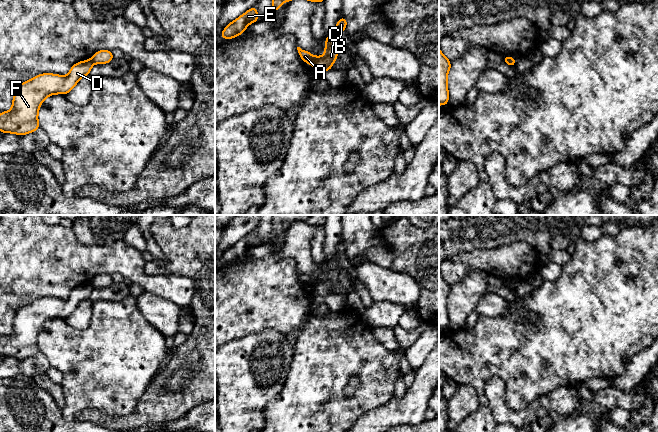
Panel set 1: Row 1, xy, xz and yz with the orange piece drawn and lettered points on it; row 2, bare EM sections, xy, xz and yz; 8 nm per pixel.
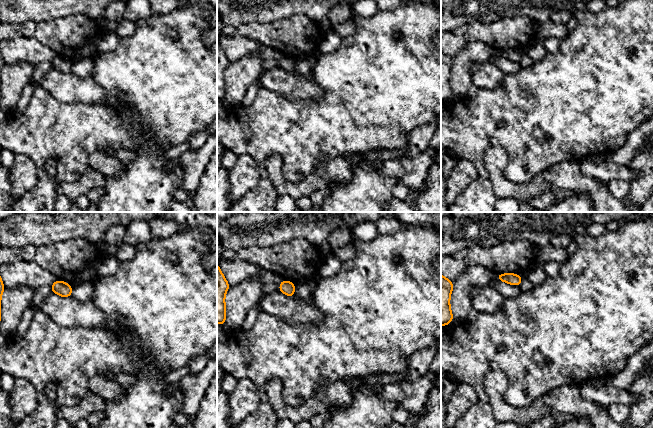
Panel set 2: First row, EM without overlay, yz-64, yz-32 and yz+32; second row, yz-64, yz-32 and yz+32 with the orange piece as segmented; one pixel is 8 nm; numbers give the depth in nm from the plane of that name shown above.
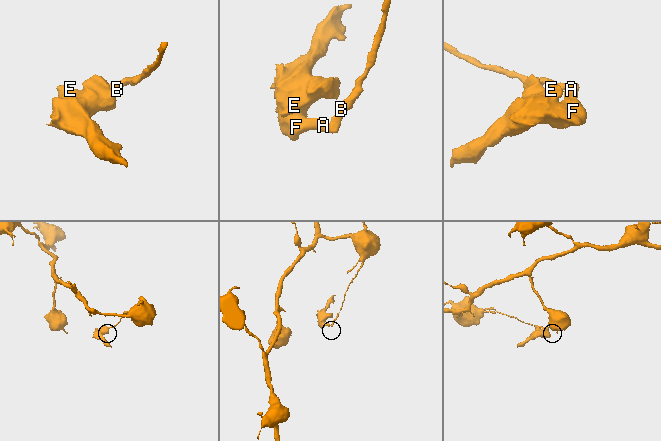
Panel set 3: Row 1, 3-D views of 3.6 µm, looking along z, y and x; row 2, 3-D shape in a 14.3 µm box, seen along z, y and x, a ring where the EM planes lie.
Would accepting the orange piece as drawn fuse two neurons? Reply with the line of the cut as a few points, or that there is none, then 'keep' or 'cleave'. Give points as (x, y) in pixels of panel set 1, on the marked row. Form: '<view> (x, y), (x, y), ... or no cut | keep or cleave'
xz (317, 57), (315, 66) | cleave

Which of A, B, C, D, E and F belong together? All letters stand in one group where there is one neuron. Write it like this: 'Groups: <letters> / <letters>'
Groups: A D E F / B C

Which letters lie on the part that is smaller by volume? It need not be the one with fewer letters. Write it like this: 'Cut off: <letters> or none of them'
Cut off: A, D, E, F

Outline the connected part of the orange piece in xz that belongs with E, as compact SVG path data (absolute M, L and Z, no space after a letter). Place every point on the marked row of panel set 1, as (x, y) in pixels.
M256 6L250 8L247 12L239 16L236 20L229 23L221 33L221 39L233 39L245 32L246 27L257 20L260 16L257 13Z

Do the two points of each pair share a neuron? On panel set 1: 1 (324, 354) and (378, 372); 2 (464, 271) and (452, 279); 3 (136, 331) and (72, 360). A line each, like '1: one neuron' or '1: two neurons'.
1: one neuron
2: one neuron
3: one neuron

